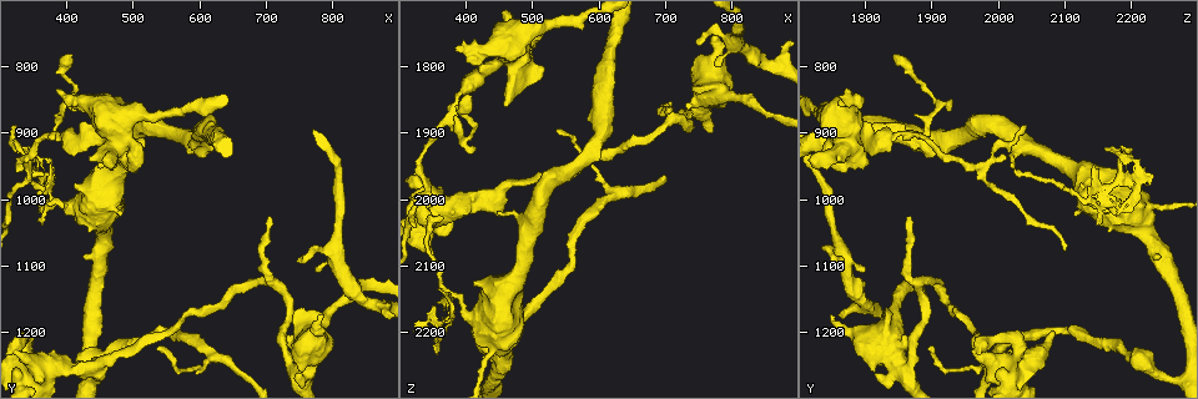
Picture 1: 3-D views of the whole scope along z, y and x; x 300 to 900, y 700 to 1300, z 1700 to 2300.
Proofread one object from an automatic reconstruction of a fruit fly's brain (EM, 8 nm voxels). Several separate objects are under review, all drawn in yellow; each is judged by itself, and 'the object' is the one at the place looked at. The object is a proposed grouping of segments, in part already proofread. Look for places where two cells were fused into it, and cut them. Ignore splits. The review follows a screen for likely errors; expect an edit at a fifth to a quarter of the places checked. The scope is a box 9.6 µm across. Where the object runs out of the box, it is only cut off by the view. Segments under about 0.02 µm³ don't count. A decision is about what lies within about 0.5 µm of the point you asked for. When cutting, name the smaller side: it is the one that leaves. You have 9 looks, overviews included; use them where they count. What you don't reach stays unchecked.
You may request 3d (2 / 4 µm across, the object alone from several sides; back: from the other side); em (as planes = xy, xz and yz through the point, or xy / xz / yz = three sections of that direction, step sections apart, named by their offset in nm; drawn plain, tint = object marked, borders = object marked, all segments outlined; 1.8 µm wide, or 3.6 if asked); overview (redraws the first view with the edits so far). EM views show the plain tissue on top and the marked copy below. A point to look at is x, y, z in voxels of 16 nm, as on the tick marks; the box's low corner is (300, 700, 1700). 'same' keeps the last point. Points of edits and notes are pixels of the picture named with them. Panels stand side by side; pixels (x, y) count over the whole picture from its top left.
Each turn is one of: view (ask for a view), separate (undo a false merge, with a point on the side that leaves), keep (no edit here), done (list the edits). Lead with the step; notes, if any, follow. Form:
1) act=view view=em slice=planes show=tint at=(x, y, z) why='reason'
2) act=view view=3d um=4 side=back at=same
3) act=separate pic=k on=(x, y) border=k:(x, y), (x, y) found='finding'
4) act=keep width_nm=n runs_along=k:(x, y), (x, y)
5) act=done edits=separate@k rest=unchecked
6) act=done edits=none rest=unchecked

act=view view=em um=3.6 slice=xz step=8 show=tint at=(755, 1250, 1855) why='abrupt turn'

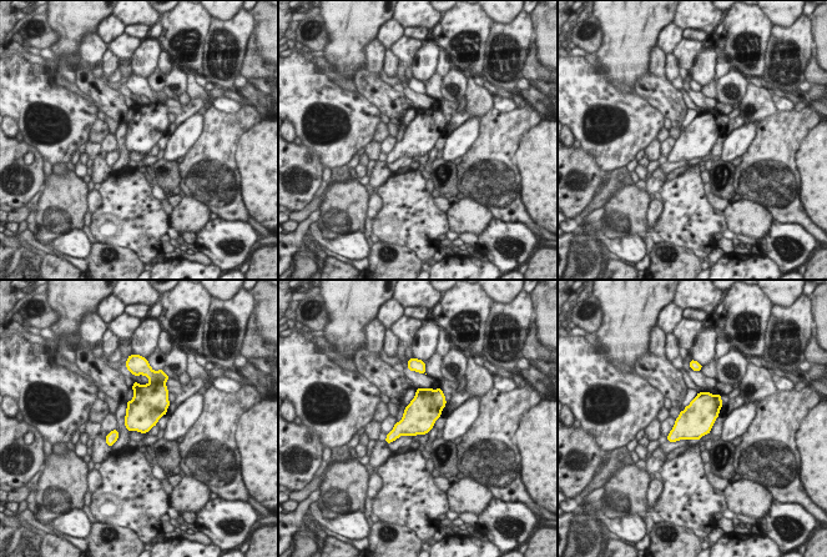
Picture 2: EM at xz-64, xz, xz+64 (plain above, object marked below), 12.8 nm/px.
act=keep found='all the same cell'

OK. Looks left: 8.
act=view view=em slice=planes show=borders at=(335, 950, 1975) why='abrupt turn'

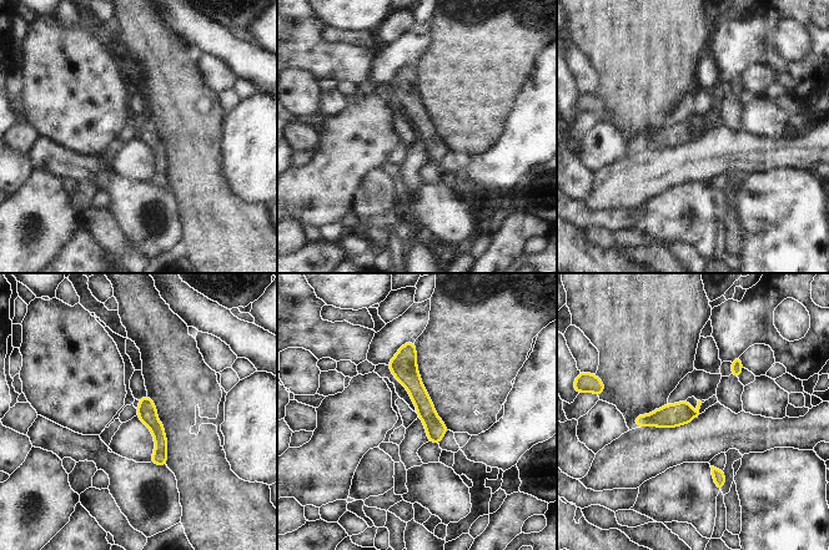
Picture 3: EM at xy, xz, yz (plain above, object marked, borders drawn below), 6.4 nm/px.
act=keep runs_along=3:(410, 344), (410, 379), (437, 439) found='one cell here'

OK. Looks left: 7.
act=view view=3d um=4 at=(405, 855, 1915) why='sharp bend'

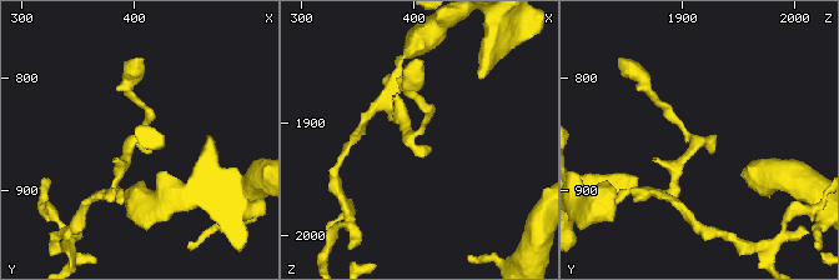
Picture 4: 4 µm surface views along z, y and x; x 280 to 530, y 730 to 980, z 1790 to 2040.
act=view view=em slice=planes show=tint at=(402, 854, 1912) why='shape alone is not enough'

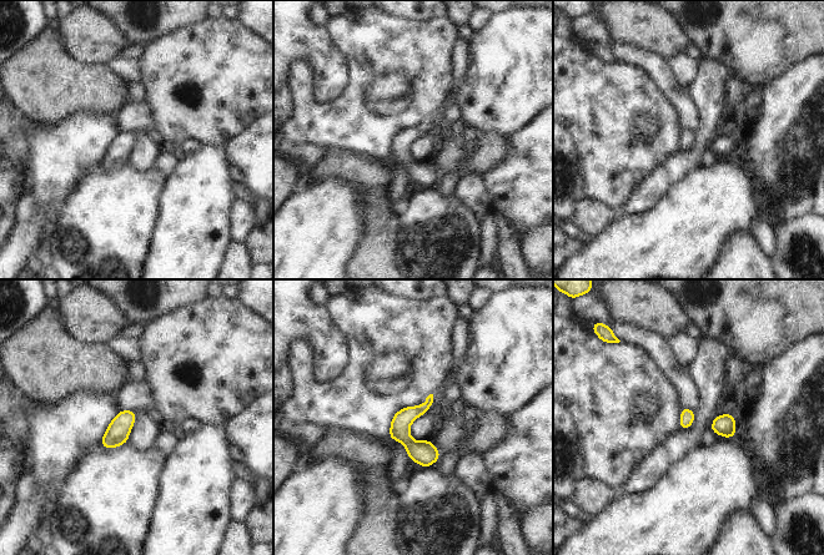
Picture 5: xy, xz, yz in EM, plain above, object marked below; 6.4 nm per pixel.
act=keep found='all the same cell'

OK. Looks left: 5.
act=view view=em slice=planes show=tint at=(375, 1000, 2140) why='sudden change in width'

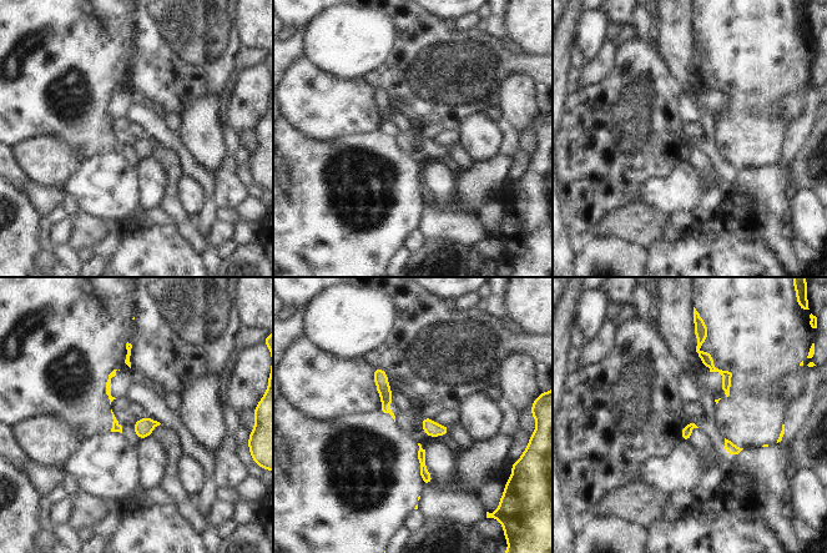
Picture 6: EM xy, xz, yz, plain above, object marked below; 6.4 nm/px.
act=separate pic=6 on=(386, 410) border=6:(383, 405), (389, 407) found='a second cell is stuck on'

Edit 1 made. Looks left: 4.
act=done edits=separate@6 rest=unchecked

